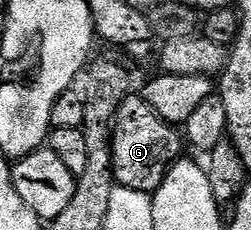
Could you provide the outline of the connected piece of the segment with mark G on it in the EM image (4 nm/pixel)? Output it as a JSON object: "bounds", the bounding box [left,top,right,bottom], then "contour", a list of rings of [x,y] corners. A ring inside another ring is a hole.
{"bounds":[113,93,183,192],"contour":[[[131,93],[123,101],[123,105],[117,111],[117,117],[113,121],[113,177],[118,187],[135,189],[136,191],[157,192],[165,175],[172,169],[173,163],[182,158],[181,143],[183,147],[183,135],[174,124],[160,119],[143,101],[140,94]]]}

